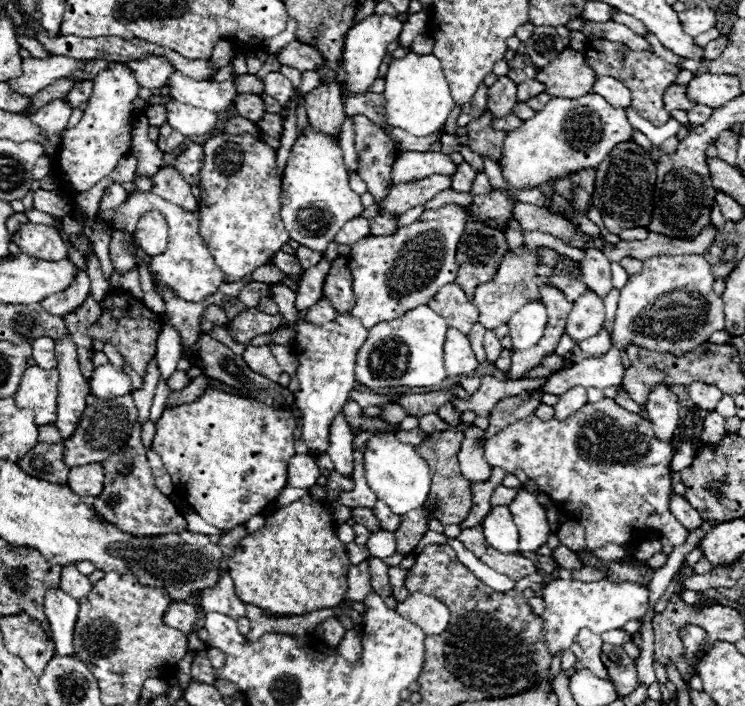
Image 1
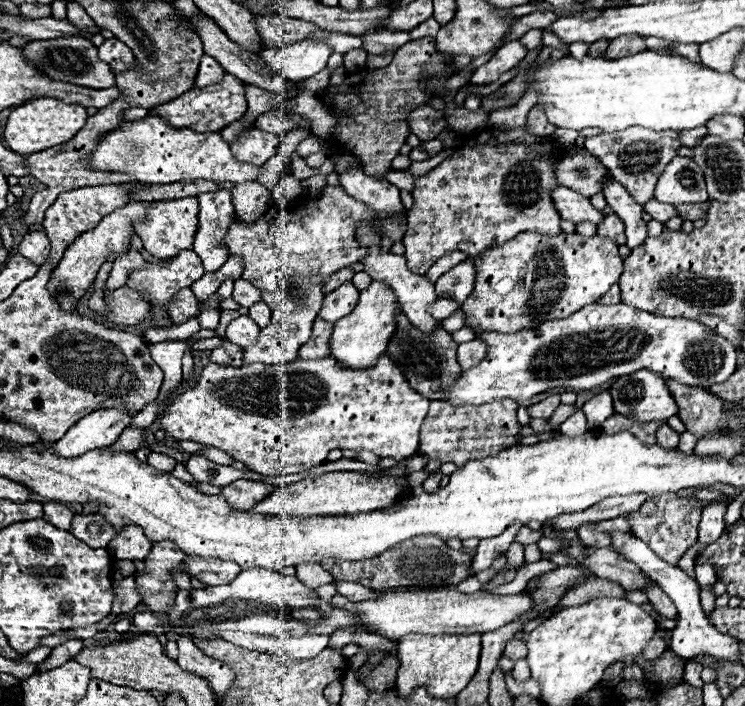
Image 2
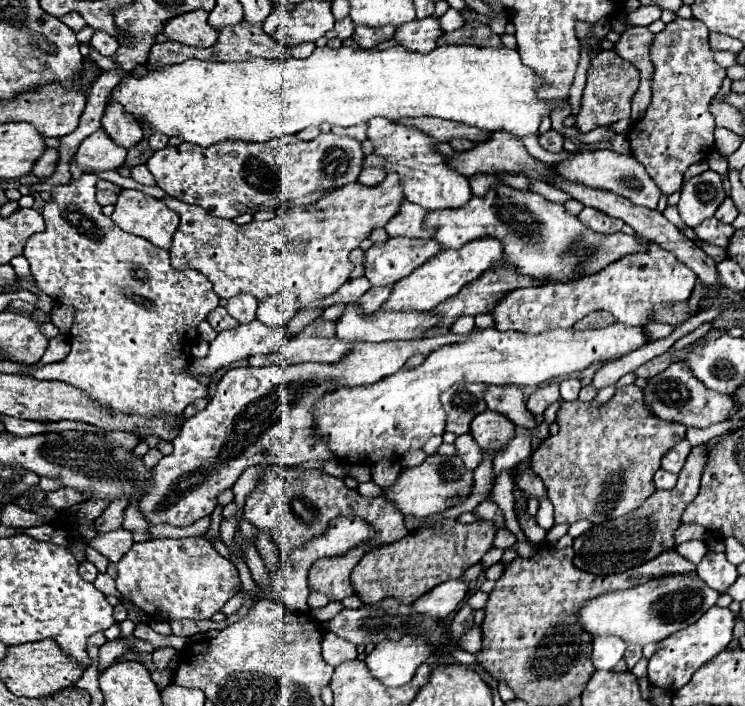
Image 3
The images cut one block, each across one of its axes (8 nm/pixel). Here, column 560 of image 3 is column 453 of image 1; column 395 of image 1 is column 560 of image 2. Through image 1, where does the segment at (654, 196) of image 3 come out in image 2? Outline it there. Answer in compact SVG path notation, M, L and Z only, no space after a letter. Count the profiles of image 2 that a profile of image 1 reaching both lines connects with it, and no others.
M586 150L580 154L570 154L568 158L556 162L554 172L562 186L572 188L586 198L602 192L602 182L608 174L602 162Z

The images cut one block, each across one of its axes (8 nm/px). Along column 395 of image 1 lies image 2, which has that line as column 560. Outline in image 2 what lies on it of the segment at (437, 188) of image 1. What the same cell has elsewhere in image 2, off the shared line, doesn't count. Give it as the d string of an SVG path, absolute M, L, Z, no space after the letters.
M558 186L554 190L552 200L554 200L556 210L562 216L562 220L570 220L574 224L580 224L580 222L600 224L604 220L604 214L600 210L596 210L588 198L576 194L574 190L568 190L566 186Z

